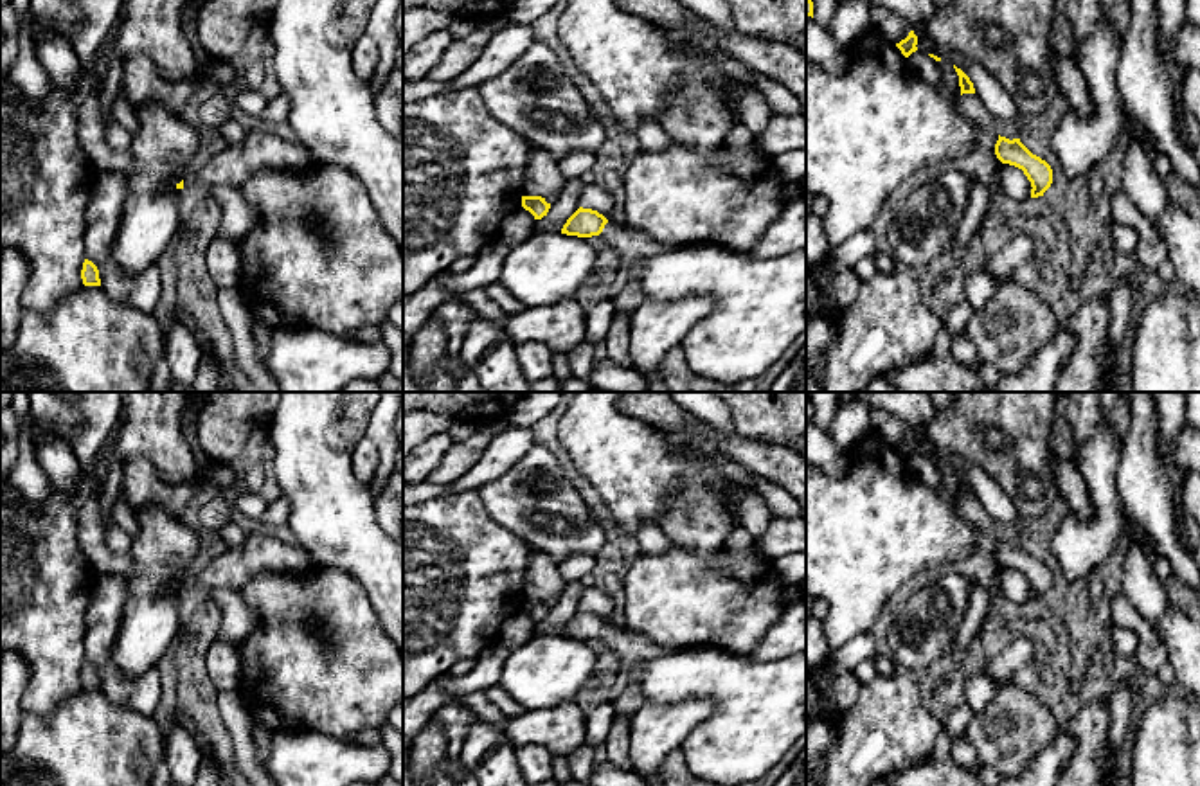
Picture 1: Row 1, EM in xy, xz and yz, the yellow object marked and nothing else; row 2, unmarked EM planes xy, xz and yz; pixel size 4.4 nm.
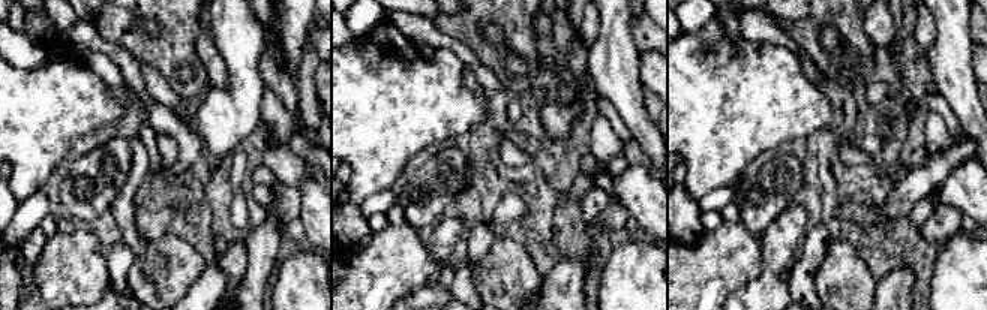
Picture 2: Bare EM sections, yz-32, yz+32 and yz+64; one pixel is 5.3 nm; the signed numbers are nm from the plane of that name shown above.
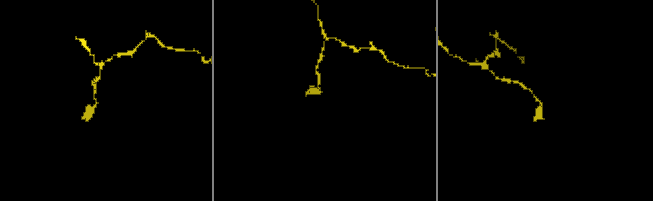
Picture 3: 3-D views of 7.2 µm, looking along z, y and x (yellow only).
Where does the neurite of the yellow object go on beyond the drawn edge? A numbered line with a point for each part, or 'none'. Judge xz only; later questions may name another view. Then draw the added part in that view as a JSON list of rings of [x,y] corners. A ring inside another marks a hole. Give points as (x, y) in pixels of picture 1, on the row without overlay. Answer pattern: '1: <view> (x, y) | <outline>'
1: xz (632, 650) | [[[613,622],[608,624],[599,637],[608,644],[619,658],[619,671],[615,673],[615,683],[610,691],[608,703],[612,703],[630,680],[630,673],[640,667],[649,658],[666,656],[671,649],[651,642],[648,637],[631,630],[619,628]]]

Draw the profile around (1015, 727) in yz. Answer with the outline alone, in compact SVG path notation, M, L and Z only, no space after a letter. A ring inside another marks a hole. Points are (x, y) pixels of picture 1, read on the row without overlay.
M1007 682L966 727L982 768L1004 779L1020 777L1056 732L1052 710L1034 694Z

